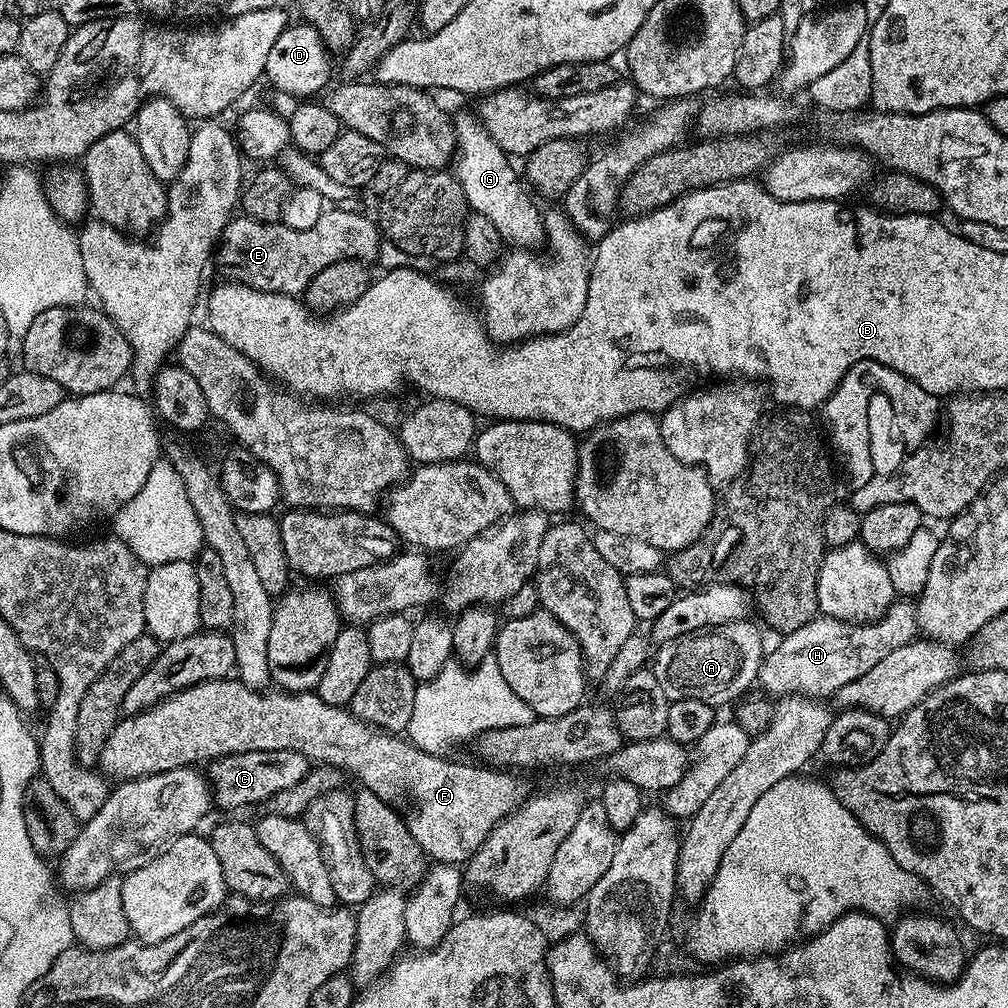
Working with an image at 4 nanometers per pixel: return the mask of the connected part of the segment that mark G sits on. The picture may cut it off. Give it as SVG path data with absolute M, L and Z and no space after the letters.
M460 112L457 116L455 114L454 125L456 151L454 175L466 194L469 209L478 215L485 215L494 222L501 239L512 243L509 245L524 250L539 249L546 240L544 218L541 209L536 209L528 197L529 189L517 165L516 168L512 165L515 163L508 153L502 150L502 146L498 146L498 142L494 142L492 135L484 129L483 124L473 113L472 116L468 112Z

